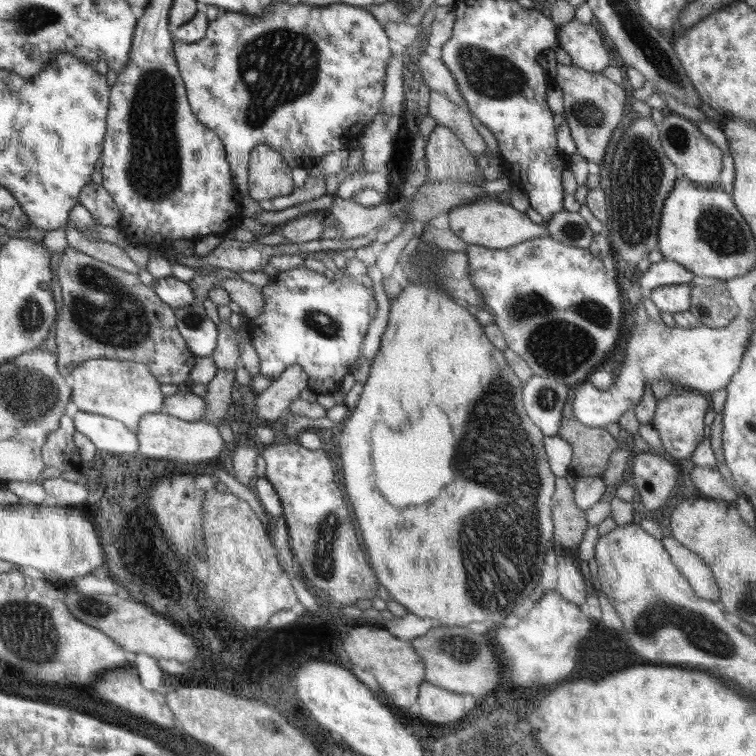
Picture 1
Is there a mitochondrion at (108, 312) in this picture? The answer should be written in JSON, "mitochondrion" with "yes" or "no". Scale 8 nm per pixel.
{"mitochondrion":"yes"}

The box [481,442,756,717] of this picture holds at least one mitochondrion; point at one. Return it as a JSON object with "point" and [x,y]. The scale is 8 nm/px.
{"point":[702,633]}

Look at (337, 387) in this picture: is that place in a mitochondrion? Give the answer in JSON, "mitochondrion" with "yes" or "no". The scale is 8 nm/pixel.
{"mitochondrion":"no"}

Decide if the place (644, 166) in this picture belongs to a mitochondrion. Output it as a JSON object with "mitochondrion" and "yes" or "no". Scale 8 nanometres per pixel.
{"mitochondrion":"yes"}

